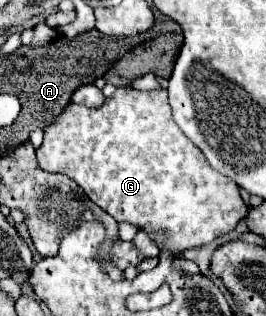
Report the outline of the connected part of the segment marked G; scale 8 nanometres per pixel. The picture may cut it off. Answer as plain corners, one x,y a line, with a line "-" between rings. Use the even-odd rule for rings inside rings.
118,88
114,92
112,98
106,98
106,104
108,104
108,110
104,110
104,104
100,108
86,108
86,106
78,106
78,104
68,104
66,110
44,130
44,142
42,146
36,150
36,158
38,158
38,166
44,170
44,172
58,172
58,174
64,174
68,178
72,178
86,194
88,198
95,204
98,204
102,210
110,214
116,222
130,222
134,226
138,226
140,230
144,230
160,248
168,248
172,250
174,254
182,252
182,242
212,242
216,240
218,236
224,236
228,232
232,232
236,228
236,224
246,218
248,214
248,206
244,204
242,196
240,196
240,190
238,190
238,184
228,178
228,176
222,176
220,172
212,170
208,166
208,162
204,160
202,152
194,146
194,142
176,126
174,118
172,118
172,110
170,110
170,104
168,104
168,94
166,90
150,90
150,92
142,92
142,90
134,90
134,88
-
158,230
168,230
168,238
166,240
160,240
156,238
156,232

